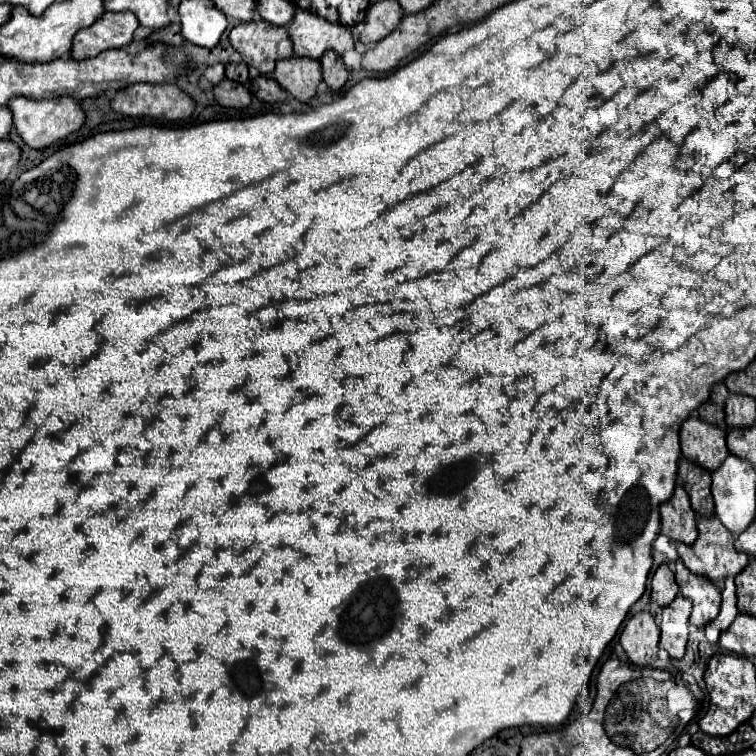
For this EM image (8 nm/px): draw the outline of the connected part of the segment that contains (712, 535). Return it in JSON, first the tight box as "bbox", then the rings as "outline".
{"bbox":[677,516,749,582],"outline":[[[715,516],[699,518],[697,530],[699,530],[699,538],[693,544],[677,544],[677,554],[691,572],[703,574],[711,582],[723,582],[727,576],[737,576],[749,564],[749,556],[735,550],[735,546],[733,546],[735,536],[731,532],[727,532],[727,528],[723,528],[719,518],[715,518]]]}

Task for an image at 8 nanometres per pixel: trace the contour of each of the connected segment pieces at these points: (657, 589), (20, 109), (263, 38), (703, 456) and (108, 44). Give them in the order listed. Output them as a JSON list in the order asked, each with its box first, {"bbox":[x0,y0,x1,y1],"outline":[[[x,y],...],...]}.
[{"bbox":[651,564,679,608],"outline":[[[661,564],[653,576],[653,588],[651,588],[651,598],[663,608],[667,604],[671,604],[671,600],[675,600],[675,596],[679,594],[679,586],[675,582],[673,572],[669,570],[667,564]]]},{"bbox":[7,98,85,148],"outline":[[[19,98],[19,100],[11,100],[11,104],[7,104],[7,108],[13,114],[13,126],[17,130],[17,134],[23,138],[23,142],[31,148],[45,148],[65,136],[69,136],[71,132],[79,130],[85,122],[85,114],[79,108],[79,104],[69,98],[55,98],[55,100],[29,100],[29,98]]]},{"bbox":[229,22,293,74],"outline":[[[243,22],[229,32],[231,46],[241,54],[247,66],[259,70],[259,74],[273,74],[279,58],[293,56],[291,38],[285,26],[273,26],[267,22]]]},{"bbox":[681,416,729,472],"outline":[[[691,416],[683,422],[681,450],[687,460],[701,464],[709,472],[719,468],[719,462],[723,462],[729,456],[725,432],[717,426],[699,420],[697,416]]]},{"bbox":[71,12,139,60],"outline":[[[105,12],[93,26],[83,28],[73,38],[71,58],[85,60],[97,56],[103,50],[123,48],[131,44],[133,32],[137,30],[139,20],[131,12]]]}]

